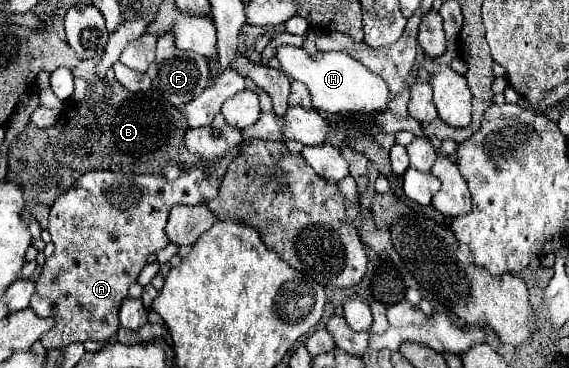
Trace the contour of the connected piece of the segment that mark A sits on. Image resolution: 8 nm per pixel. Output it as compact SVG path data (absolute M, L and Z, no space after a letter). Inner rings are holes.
M197 166L189 168L179 176L179 180L169 182L165 176L149 174L115 174L109 170L85 172L75 186L61 194L49 214L49 234L55 244L53 256L45 260L43 272L39 276L35 294L31 298L31 308L37 316L53 316L55 326L41 336L47 350L67 348L71 342L107 342L119 330L117 312L123 296L127 296L129 286L137 280L139 272L147 264L147 256L167 246L165 224L171 206L175 204L205 204L215 198L219 190L217 182L211 182L207 172Z

